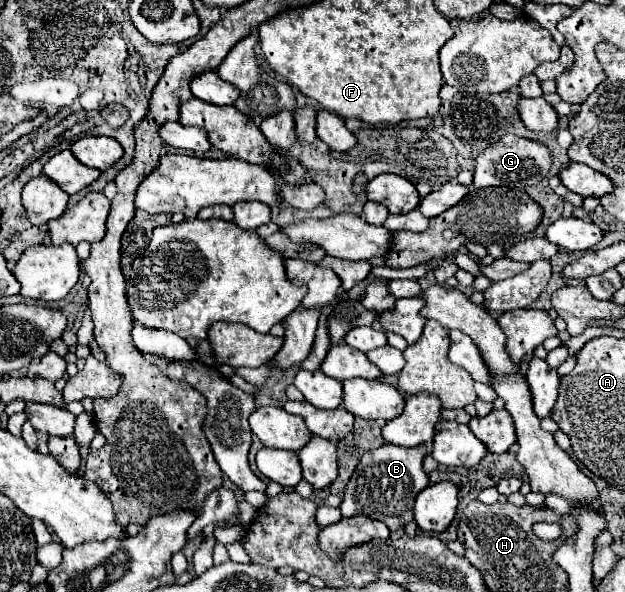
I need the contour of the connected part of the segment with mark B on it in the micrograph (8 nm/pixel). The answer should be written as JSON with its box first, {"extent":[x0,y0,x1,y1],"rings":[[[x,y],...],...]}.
{"extent":[340,444,430,532],"rings":[[[384,444],[372,452],[364,452],[350,482],[346,484],[344,500],[340,504],[342,516],[364,514],[384,522],[392,532],[406,526],[410,520],[414,520],[412,506],[416,494],[430,484],[426,472],[422,470],[424,456],[426,456],[424,444],[414,448]]]}

